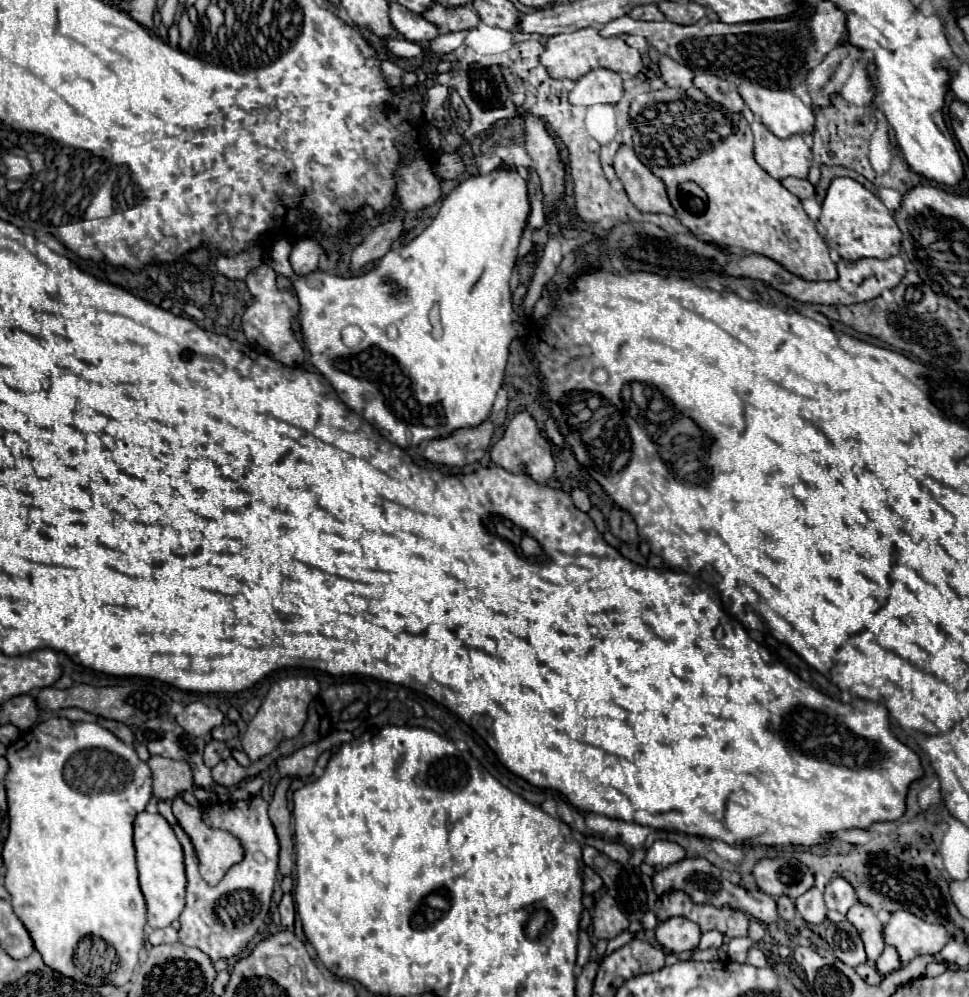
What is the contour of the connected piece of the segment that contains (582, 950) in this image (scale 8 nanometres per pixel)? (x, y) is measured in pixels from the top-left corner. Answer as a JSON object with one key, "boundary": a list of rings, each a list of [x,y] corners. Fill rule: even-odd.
{"boundary":[[[580,931],[580,943],[578,943],[578,959],[590,959],[590,949],[592,949],[592,943],[590,943],[590,937],[586,931]]]}

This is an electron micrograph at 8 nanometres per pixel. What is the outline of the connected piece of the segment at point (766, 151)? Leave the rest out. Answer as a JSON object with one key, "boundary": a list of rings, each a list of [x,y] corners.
{"boundary":[[[754,119],[754,157],[756,163],[774,179],[784,177],[808,177],[812,165],[812,151],[802,135],[792,135],[792,139],[780,139]]]}

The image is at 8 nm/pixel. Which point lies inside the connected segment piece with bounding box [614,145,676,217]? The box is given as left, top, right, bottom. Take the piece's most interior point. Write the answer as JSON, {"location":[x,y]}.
{"location":[647,193]}

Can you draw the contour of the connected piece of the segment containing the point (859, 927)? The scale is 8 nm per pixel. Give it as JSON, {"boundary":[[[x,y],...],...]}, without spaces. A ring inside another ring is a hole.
{"boundary":[[[856,903],[848,913],[846,919],[856,927],[856,931],[862,937],[866,955],[868,955],[868,963],[874,963],[878,959],[878,955],[884,949],[884,941],[882,941],[882,923],[878,921],[878,917],[874,915],[874,911],[862,903]]]}

